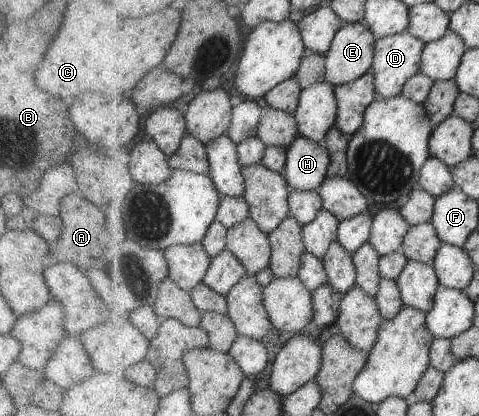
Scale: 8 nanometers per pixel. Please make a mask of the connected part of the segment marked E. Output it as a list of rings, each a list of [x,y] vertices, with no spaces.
[[[364,23],[342,28],[325,55],[325,76],[335,88],[346,85],[369,73],[375,60],[377,39]]]

